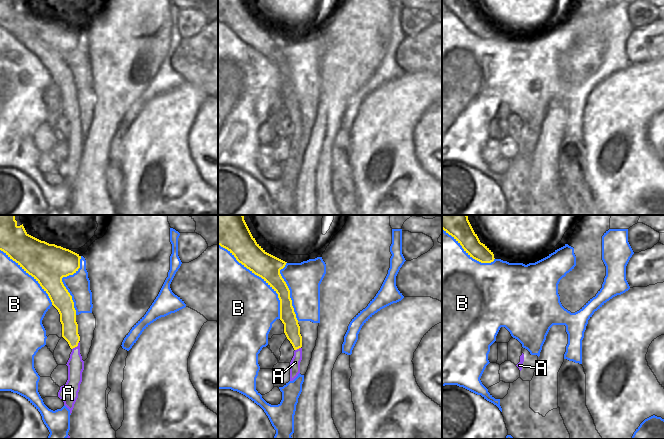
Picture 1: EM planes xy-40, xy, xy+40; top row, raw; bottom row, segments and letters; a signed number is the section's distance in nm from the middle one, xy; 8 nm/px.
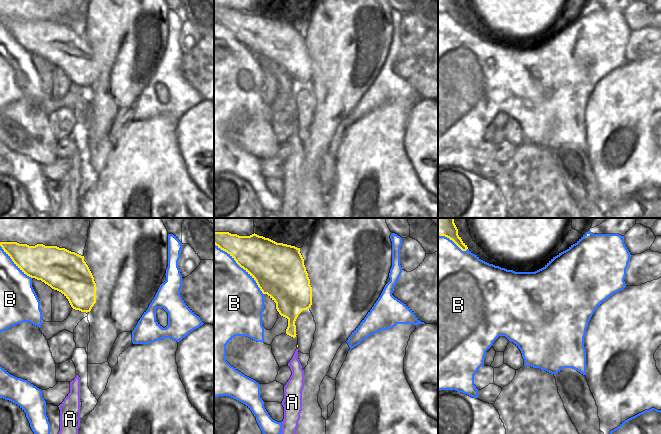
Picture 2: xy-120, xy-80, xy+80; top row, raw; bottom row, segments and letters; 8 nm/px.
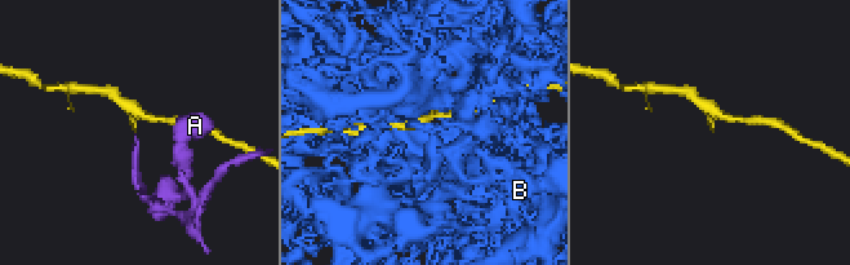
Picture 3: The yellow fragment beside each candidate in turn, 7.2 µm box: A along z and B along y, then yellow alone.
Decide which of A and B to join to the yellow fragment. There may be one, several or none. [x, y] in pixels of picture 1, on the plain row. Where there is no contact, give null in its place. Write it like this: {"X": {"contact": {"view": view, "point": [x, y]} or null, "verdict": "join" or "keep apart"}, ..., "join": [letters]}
{"A": {"contact": {"view": "xy-40", "point": [76, 122]}, "verdict": "keep apart"}, "B": {"contact": {"view": "xy", "point": [260, 52]}, "verdict": "keep apart"}, "join": []}

